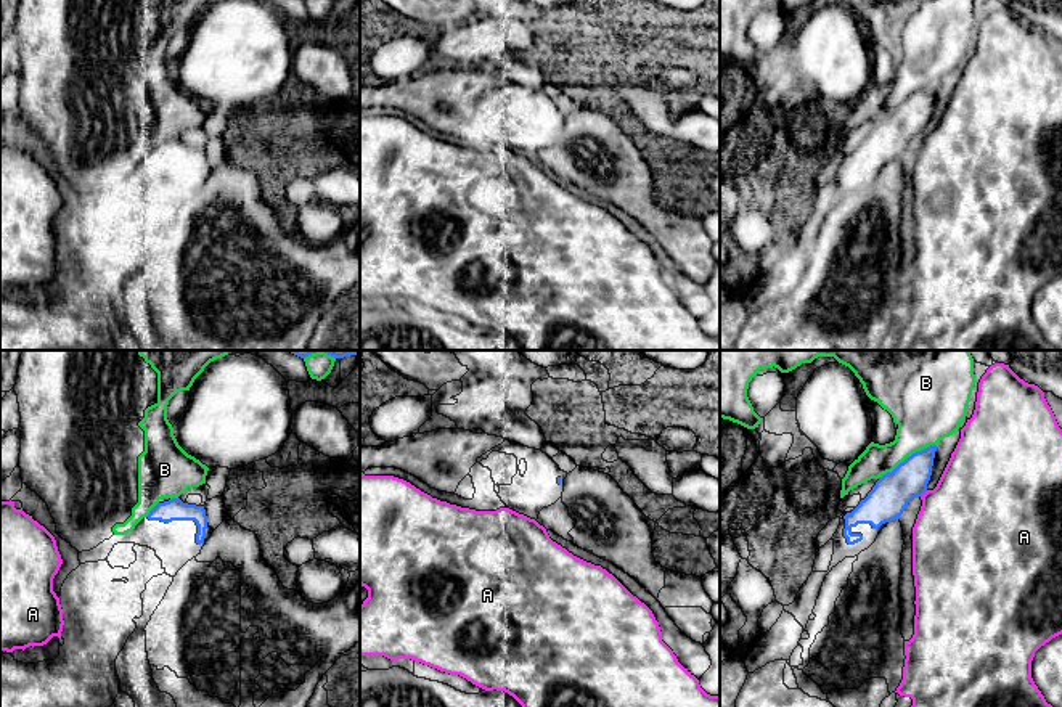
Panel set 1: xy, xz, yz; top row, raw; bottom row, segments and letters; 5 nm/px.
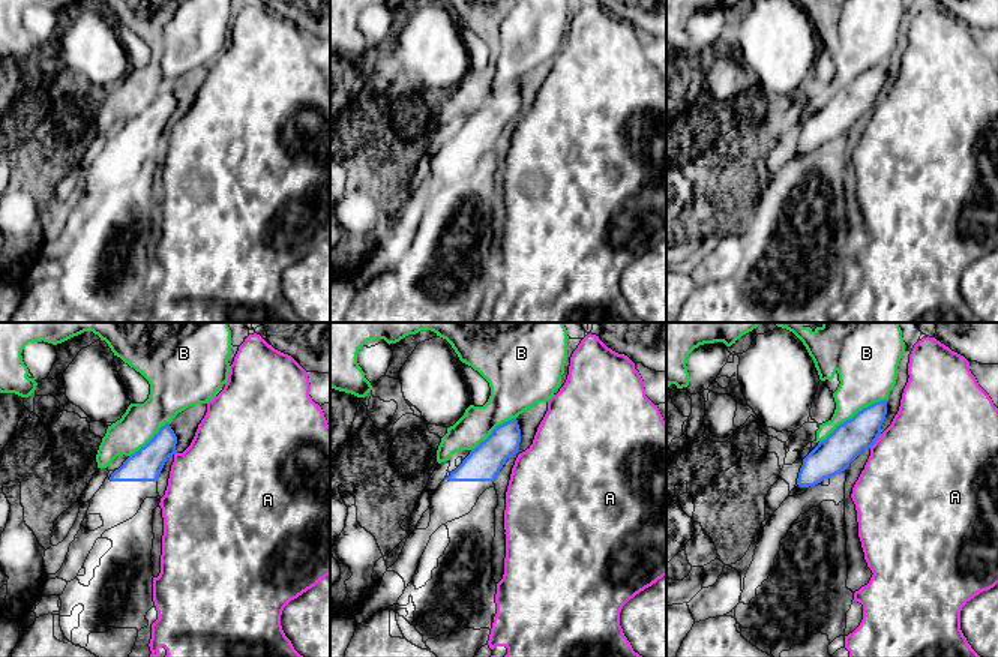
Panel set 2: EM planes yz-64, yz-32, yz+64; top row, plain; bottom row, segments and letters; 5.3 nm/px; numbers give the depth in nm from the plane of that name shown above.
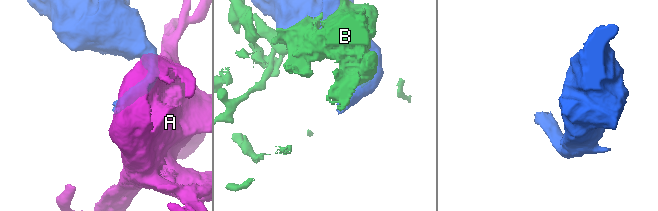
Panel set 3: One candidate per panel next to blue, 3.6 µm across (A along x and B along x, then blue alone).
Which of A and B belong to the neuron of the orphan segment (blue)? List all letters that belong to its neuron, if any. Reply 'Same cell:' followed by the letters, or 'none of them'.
Same cell: none of them

